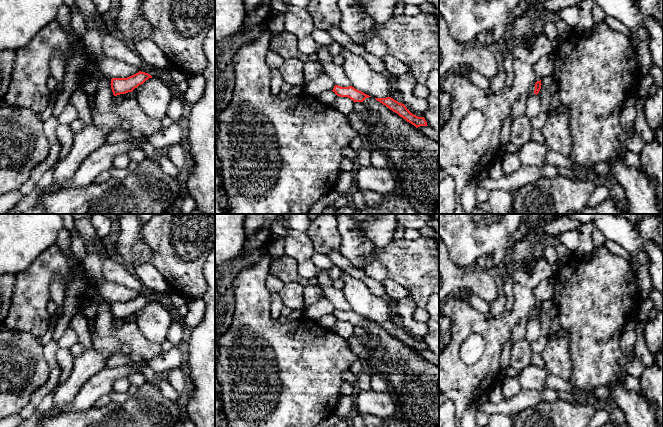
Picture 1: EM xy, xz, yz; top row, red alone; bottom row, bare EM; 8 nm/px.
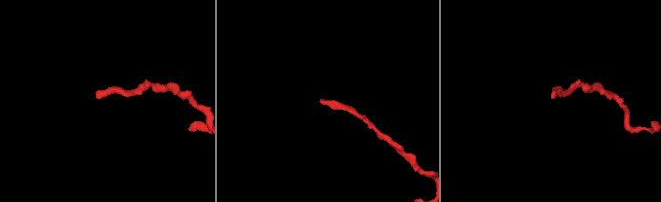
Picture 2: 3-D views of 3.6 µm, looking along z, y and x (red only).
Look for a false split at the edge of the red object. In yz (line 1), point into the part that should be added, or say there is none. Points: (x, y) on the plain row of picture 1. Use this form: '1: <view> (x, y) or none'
1: none

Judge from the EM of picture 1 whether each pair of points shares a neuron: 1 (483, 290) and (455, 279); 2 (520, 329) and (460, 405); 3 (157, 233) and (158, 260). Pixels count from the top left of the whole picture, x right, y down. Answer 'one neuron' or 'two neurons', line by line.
1: one neuron
2: two neurons
3: one neuron

